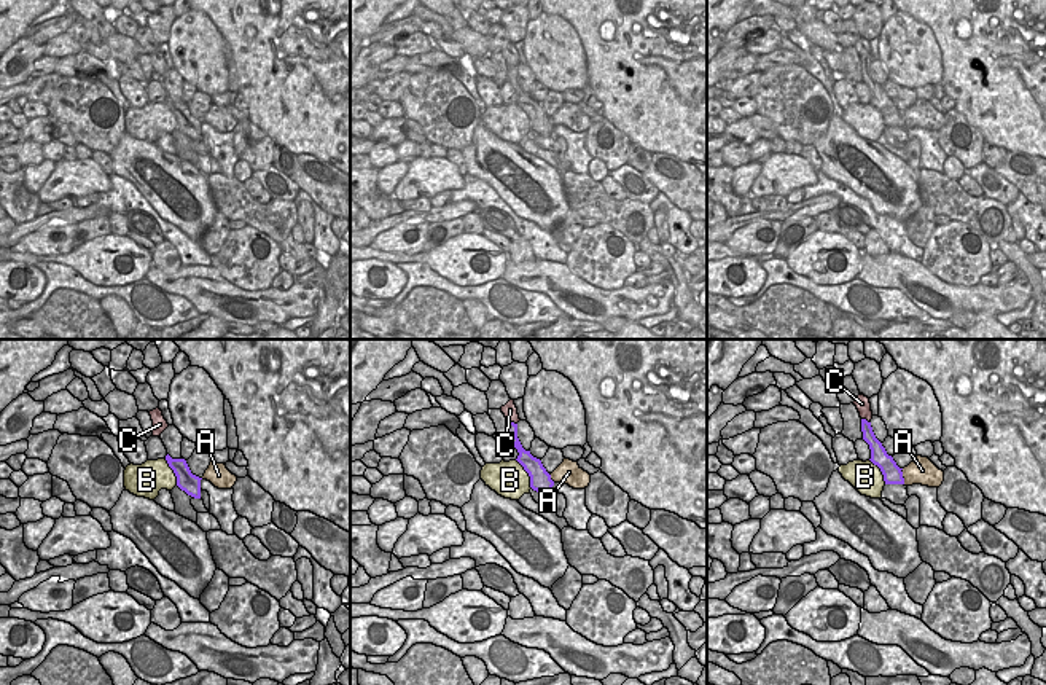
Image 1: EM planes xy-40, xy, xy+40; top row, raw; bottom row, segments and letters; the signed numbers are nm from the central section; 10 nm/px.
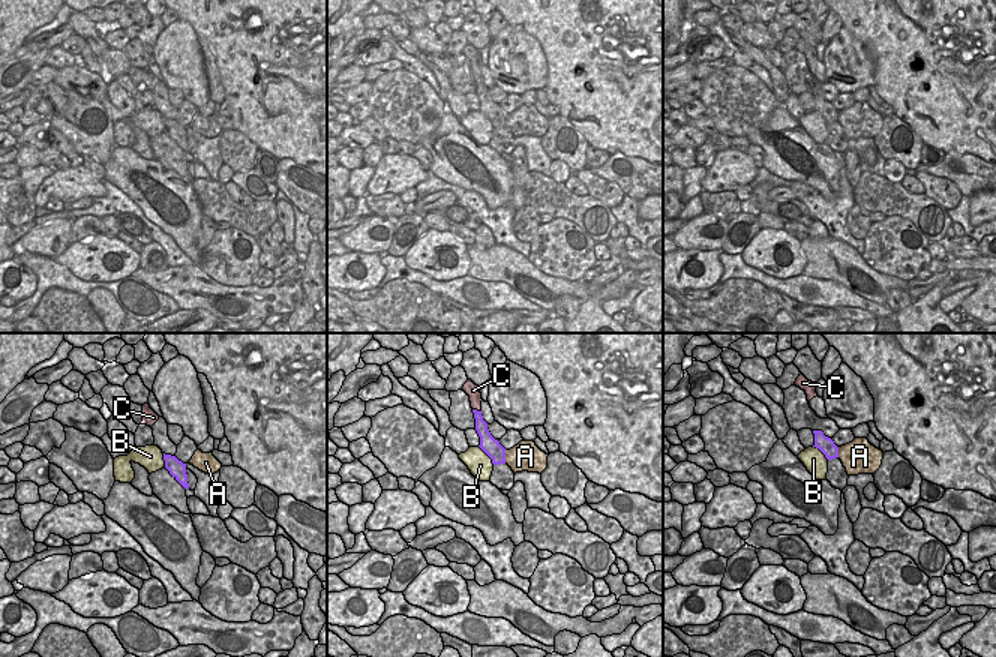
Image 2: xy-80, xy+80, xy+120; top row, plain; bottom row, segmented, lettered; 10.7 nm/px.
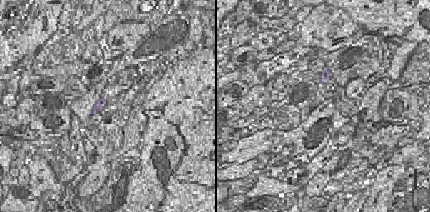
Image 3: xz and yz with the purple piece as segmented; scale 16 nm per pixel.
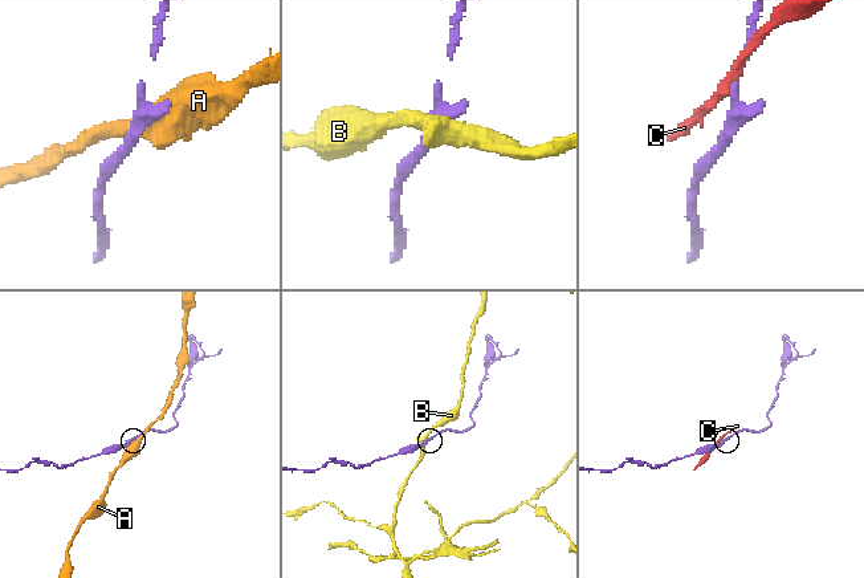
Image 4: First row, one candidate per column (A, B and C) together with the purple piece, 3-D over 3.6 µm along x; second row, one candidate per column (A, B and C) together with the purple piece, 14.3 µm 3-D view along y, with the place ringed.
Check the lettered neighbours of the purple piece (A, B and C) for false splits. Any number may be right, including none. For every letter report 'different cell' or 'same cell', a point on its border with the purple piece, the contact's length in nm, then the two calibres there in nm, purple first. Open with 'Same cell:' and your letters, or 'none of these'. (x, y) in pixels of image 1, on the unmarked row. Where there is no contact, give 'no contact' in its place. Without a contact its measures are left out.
Same cell: none of these
A: different cell | xy+40 (901, 120) | 160 nm | 190/280 nm
B: different cell | xy (527, 115) | 340 nm | 220/360 nm
C: different cell | xy (511, 66) | 120 nm | 130/140 nm

